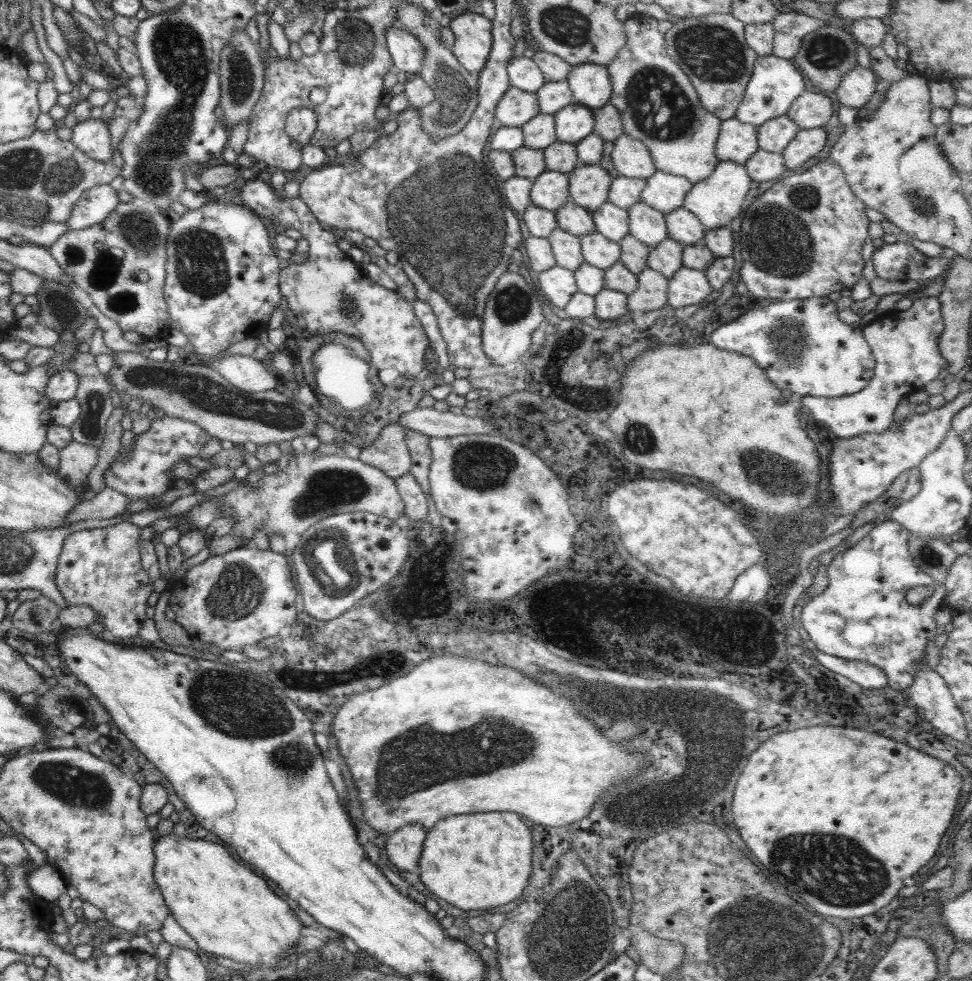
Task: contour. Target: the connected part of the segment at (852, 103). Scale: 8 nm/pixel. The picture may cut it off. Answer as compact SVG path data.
M856 65L852 70L846 72L836 87L838 102L850 108L860 109L876 92L877 78L878 76L872 69Z

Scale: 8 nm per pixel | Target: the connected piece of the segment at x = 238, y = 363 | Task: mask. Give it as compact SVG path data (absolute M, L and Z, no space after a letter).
M223 355L210 363L232 386L244 392L262 392L276 388L278 376L272 375L254 355Z

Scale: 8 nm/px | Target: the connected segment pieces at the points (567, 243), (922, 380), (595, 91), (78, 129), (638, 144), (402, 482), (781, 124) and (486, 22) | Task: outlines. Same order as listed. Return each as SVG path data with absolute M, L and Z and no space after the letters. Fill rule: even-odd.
M556 229L547 238L558 266L575 271L580 264L585 263L582 257L582 246L579 236Z
M921 298L913 300L913 306L906 311L895 308L889 314L879 313L873 322L868 323L860 331L869 344L875 358L875 373L868 384L860 392L839 397L803 396L801 404L810 410L809 414L816 421L824 423L836 437L850 438L865 432L884 432L893 425L894 410L900 399L908 392L923 390L923 386L937 378L942 369L947 367L946 359L939 354L939 336L943 332L942 303L938 298Z
M577 64L571 68L567 81L578 105L597 109L610 102L612 81L604 65Z
M90 118L78 122L73 128L71 141L84 154L92 157L97 162L112 160L112 146L108 124L102 119Z
M622 133L611 153L618 174L628 178L650 178L657 171L648 147L640 140Z
M406 473L395 479L395 485L405 504L404 514L409 520L427 520L428 500L416 479Z
M786 115L767 120L757 127L757 143L760 149L781 153L800 130Z
M468 11L450 22L455 43L451 51L467 70L479 73L486 64L492 48L491 20L484 15Z

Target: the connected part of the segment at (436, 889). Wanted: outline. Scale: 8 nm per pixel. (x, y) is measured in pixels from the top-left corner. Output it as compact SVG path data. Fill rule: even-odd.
M480 812L455 815L438 820L431 829L416 823L404 825L387 837L385 849L387 857L396 868L406 872L414 873L417 871L427 890L434 892L438 898L442 898L442 900L446 900L452 906L456 906L456 908L461 908L462 910L484 910L484 908L490 908L490 906L502 906L502 904L508 904L512 900L518 900L520 894L526 892L526 886L528 886L532 872L532 860L530 860L530 856L532 856L532 834L526 828L526 824L529 823L514 812Z

